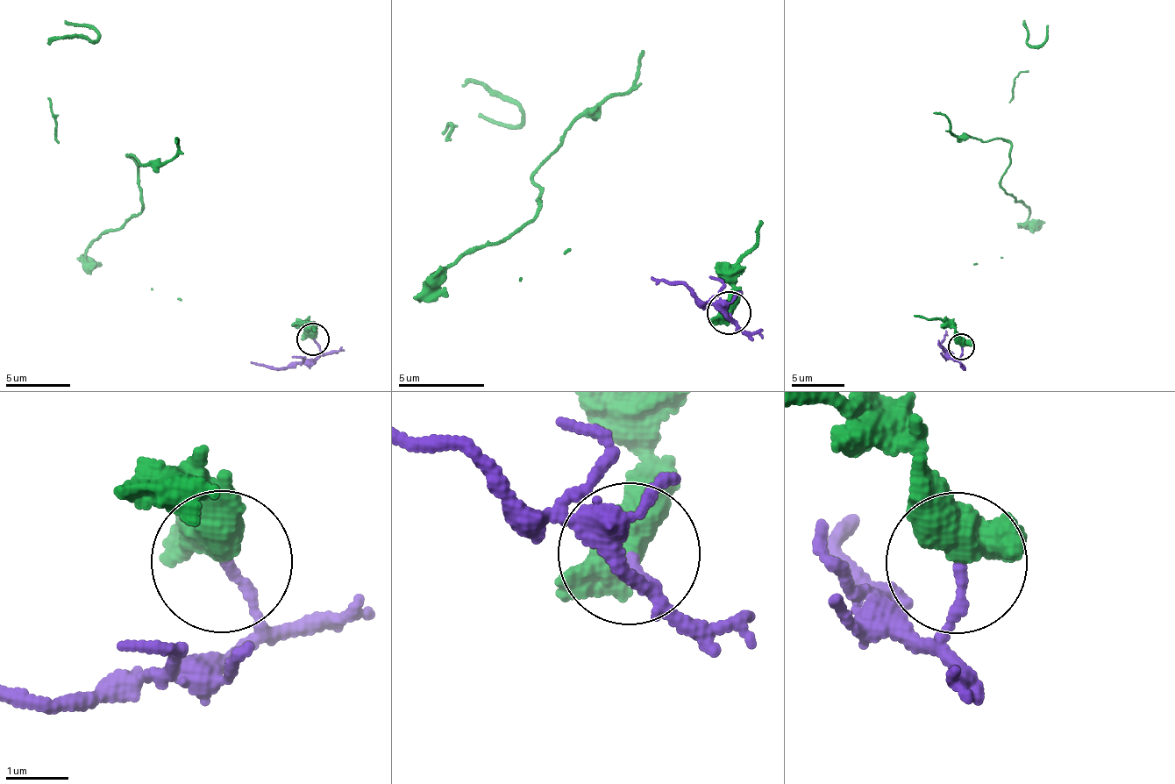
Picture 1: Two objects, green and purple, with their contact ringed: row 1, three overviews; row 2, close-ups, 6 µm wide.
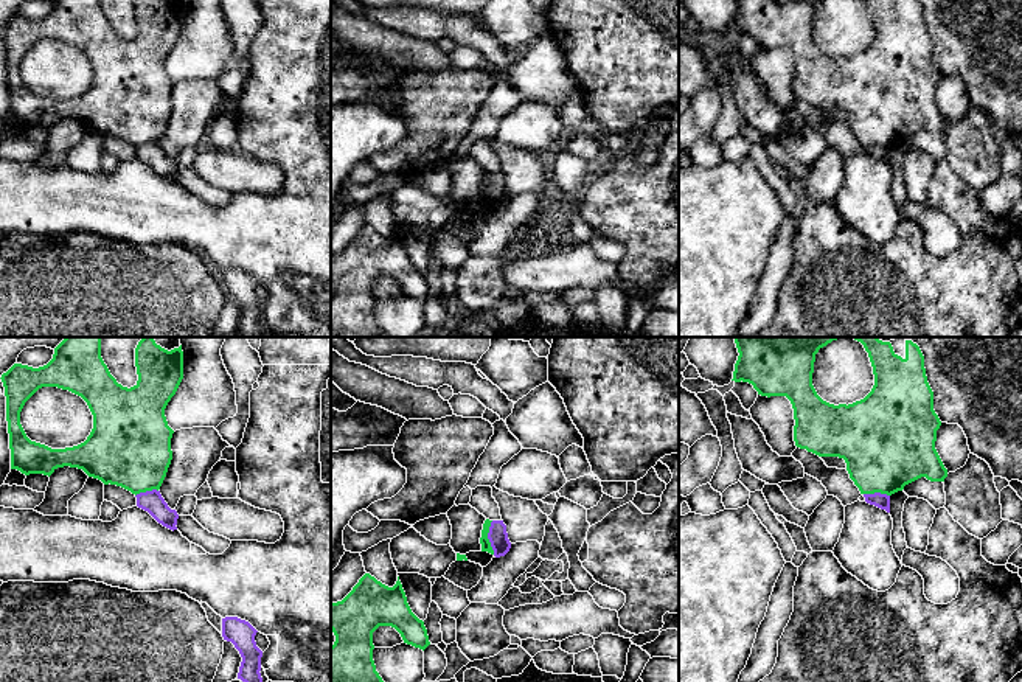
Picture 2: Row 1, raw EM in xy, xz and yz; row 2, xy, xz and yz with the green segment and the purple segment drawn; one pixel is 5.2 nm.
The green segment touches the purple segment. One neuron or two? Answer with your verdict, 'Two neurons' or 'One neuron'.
Two neurons

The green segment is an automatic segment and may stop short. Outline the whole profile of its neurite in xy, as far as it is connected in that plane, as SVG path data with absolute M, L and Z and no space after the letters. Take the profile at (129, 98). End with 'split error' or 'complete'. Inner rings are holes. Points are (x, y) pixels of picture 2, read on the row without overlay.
M54 0L53 11L39 20L14 16L2 26L6 48L6 73L11 101L11 121L25 127L51 127L57 120L82 121L89 129L104 137L121 138L132 146L160 141L172 112L171 90L165 61L183 31L183 3L174 0L135 0L138 33L127 40L116 34L101 9L101 0ZM42 39L57 39L81 48L92 67L93 81L78 98L51 101L31 93L22 76L20 64L25 54Z; complete

